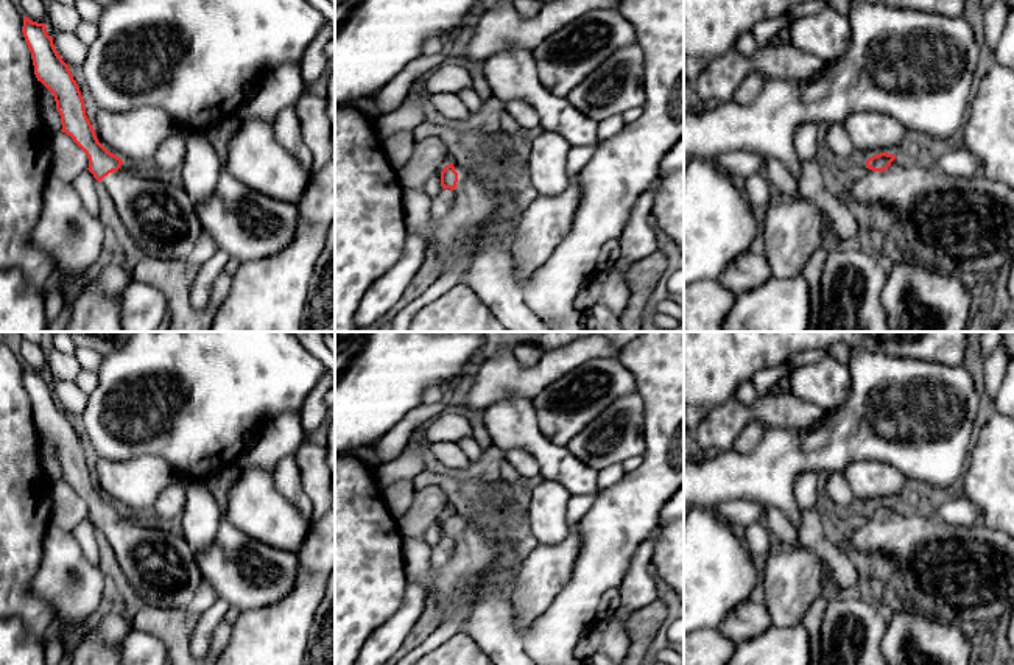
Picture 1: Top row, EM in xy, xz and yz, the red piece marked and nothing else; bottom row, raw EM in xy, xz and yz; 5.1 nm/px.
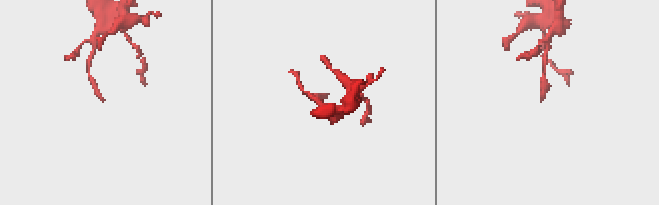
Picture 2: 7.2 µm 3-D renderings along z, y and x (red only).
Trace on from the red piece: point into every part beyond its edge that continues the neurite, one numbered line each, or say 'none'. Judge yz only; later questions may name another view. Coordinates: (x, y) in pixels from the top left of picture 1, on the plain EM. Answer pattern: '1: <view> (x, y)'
1: yz (960, 573)

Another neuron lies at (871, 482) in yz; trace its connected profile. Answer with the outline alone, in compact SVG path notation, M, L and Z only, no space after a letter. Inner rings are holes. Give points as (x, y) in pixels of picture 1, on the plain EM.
M875 459L855 461L843 475L858 506L872 506L880 501L900 503L913 487L899 469Z

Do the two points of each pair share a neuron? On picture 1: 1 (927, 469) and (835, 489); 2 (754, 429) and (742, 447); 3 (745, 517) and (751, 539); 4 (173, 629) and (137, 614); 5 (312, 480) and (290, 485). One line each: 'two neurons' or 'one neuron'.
1: two neurons
2: one neuron
3: two neurons
4: one neuron
5: two neurons

